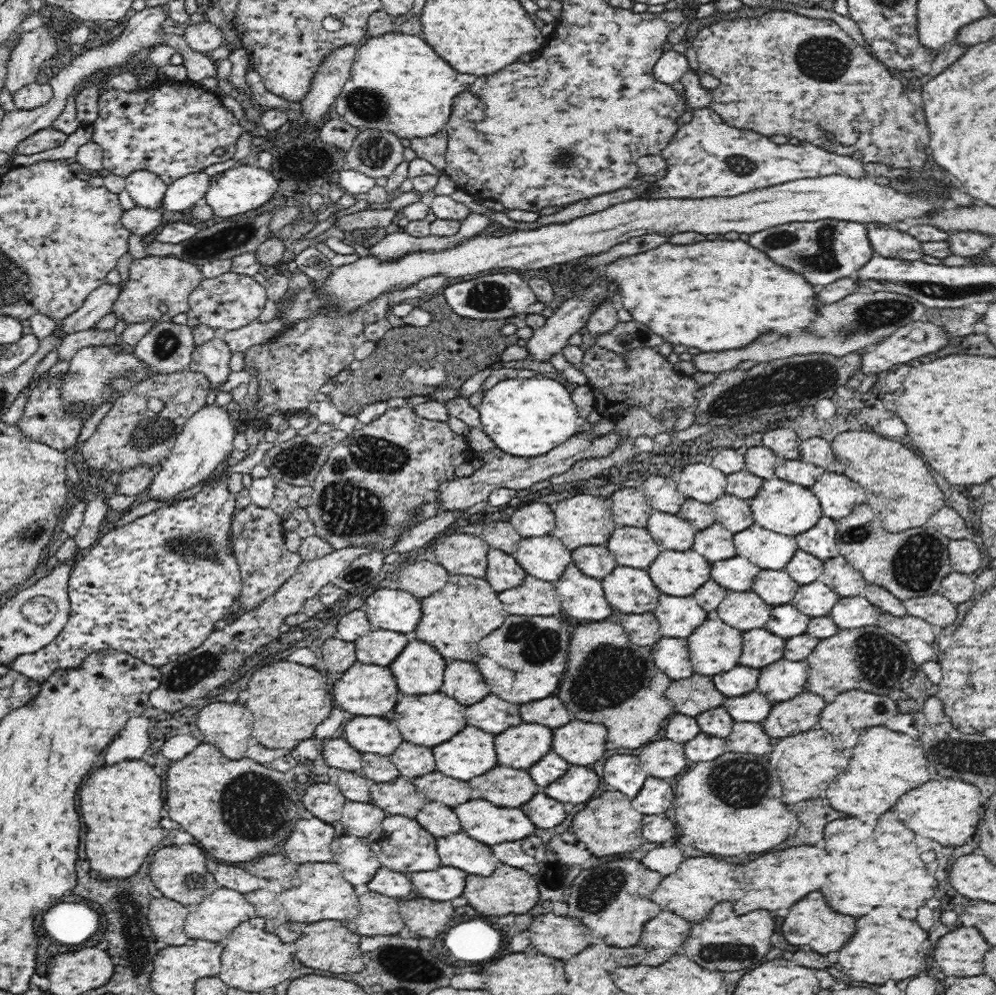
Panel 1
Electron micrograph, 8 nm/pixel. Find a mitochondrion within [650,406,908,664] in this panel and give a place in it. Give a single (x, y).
(858, 533)

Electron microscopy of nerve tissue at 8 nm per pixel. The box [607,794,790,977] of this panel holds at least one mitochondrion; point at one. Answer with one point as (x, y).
(743, 952)

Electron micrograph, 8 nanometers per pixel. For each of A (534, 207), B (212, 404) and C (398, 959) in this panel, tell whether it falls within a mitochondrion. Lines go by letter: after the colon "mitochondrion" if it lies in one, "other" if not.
A: other
B: other
C: mitochondrion

